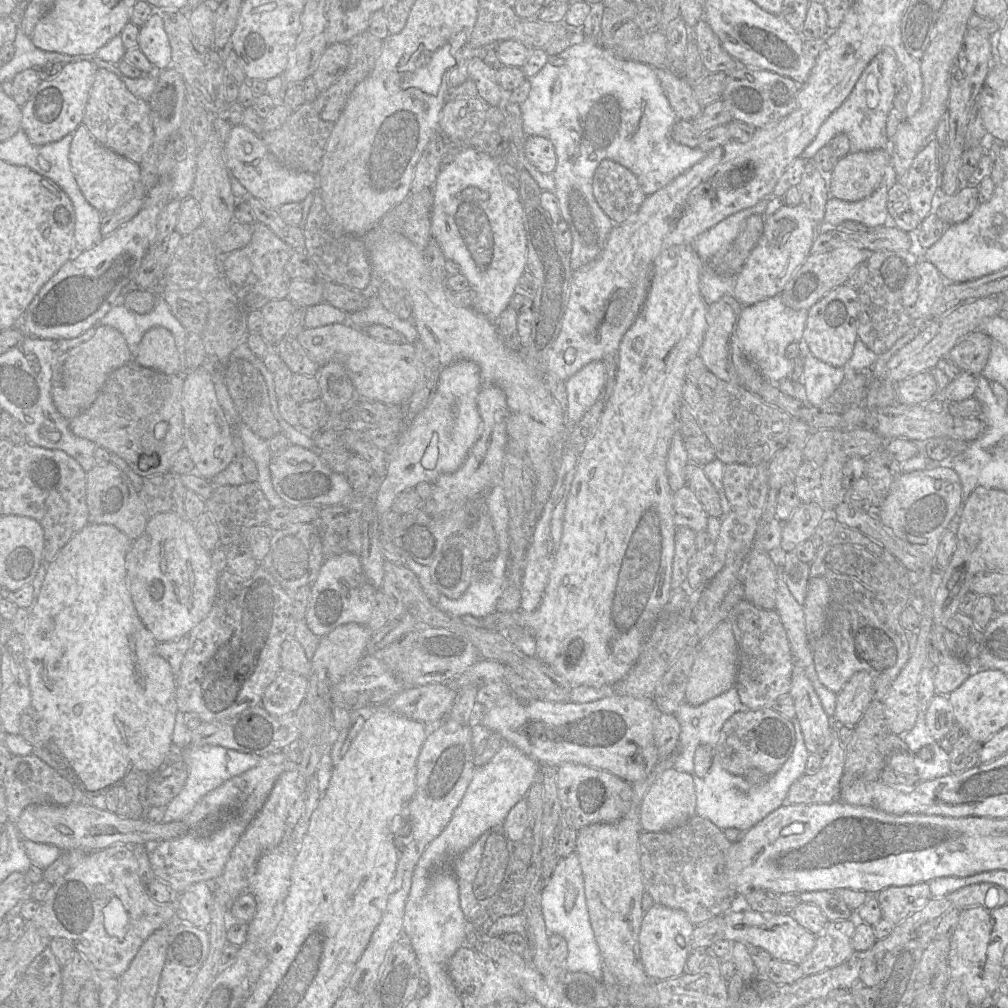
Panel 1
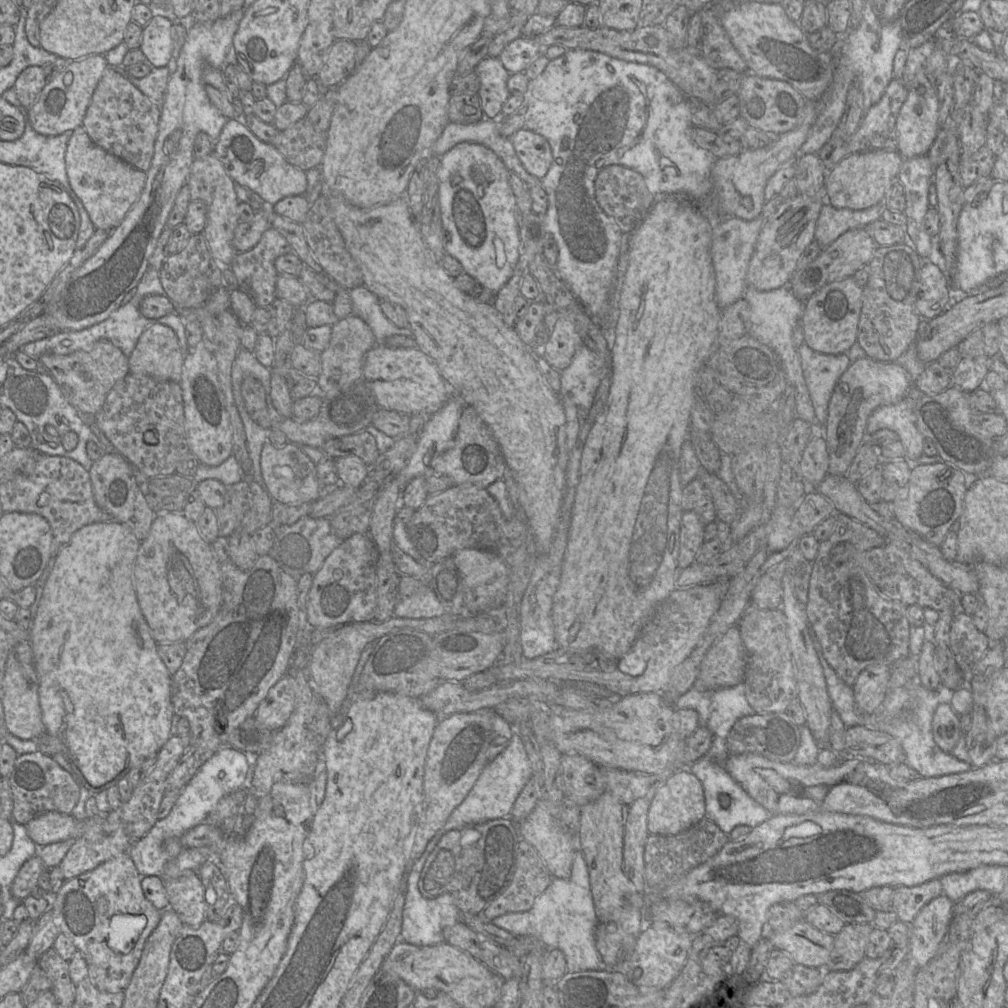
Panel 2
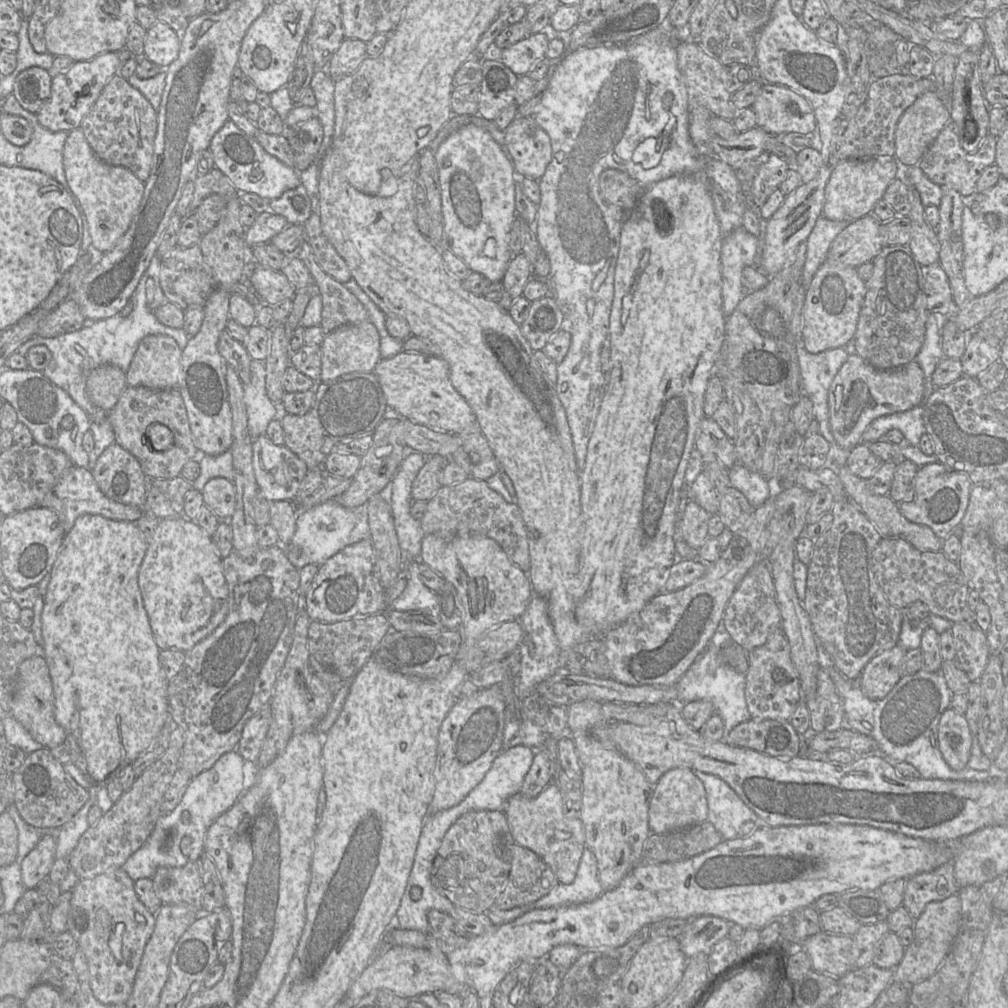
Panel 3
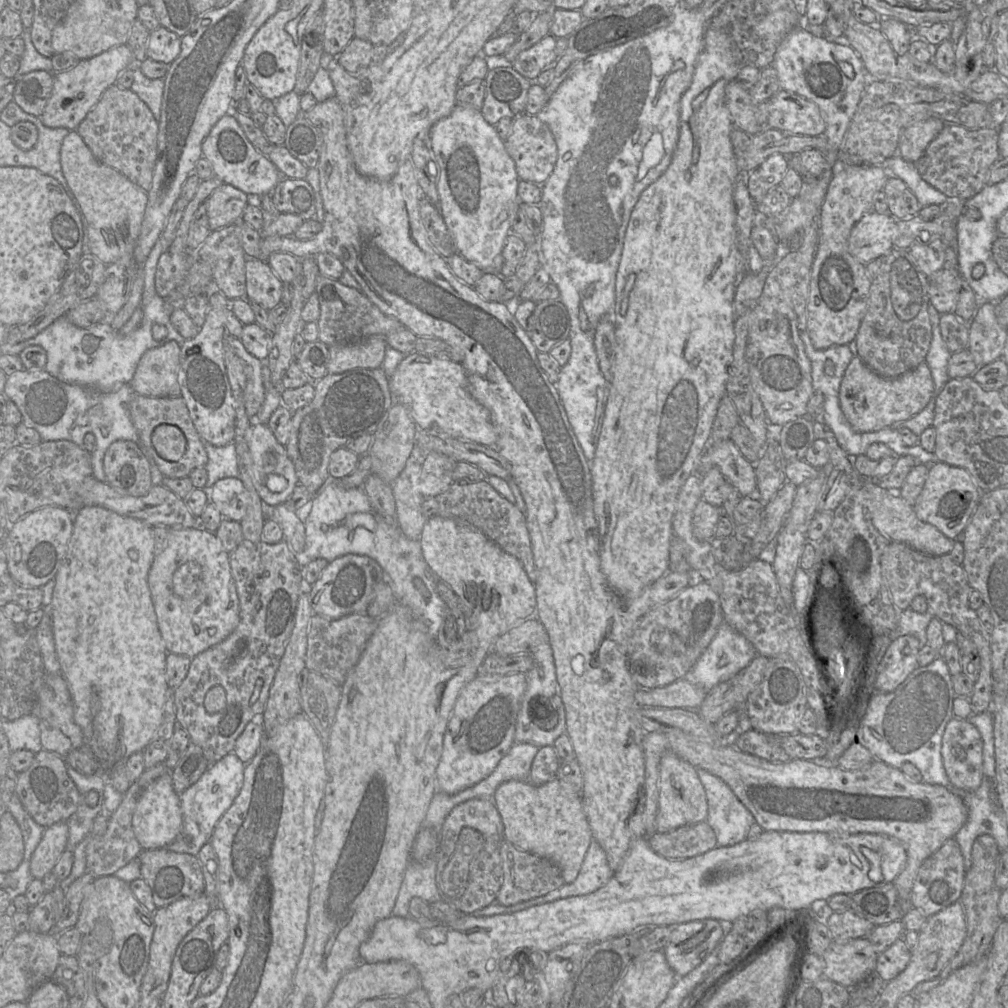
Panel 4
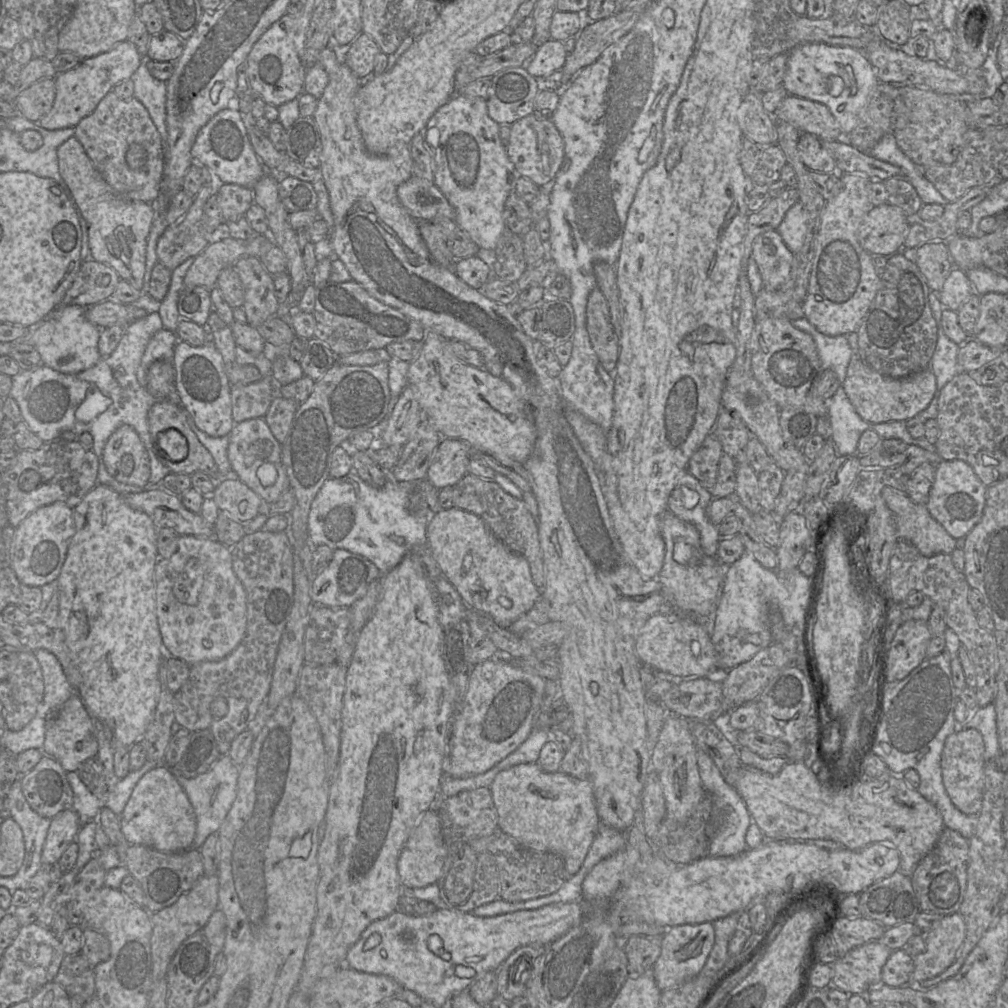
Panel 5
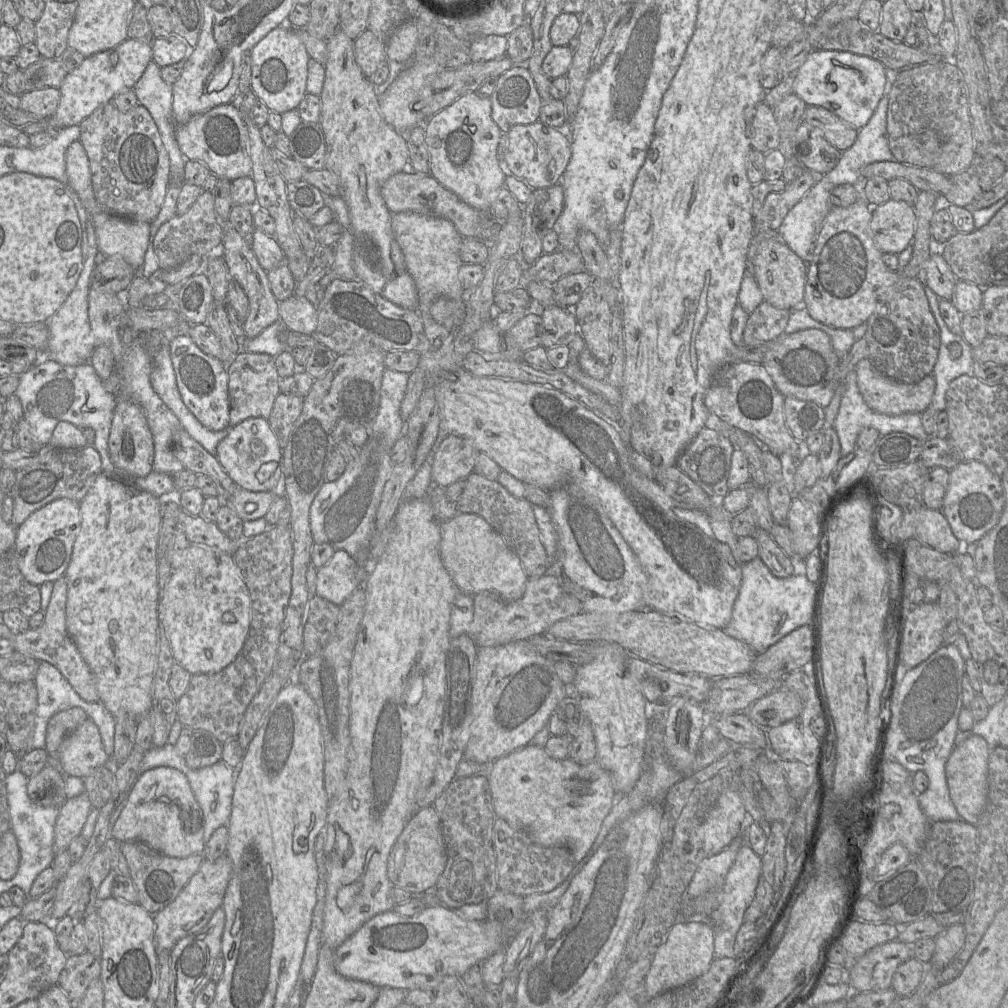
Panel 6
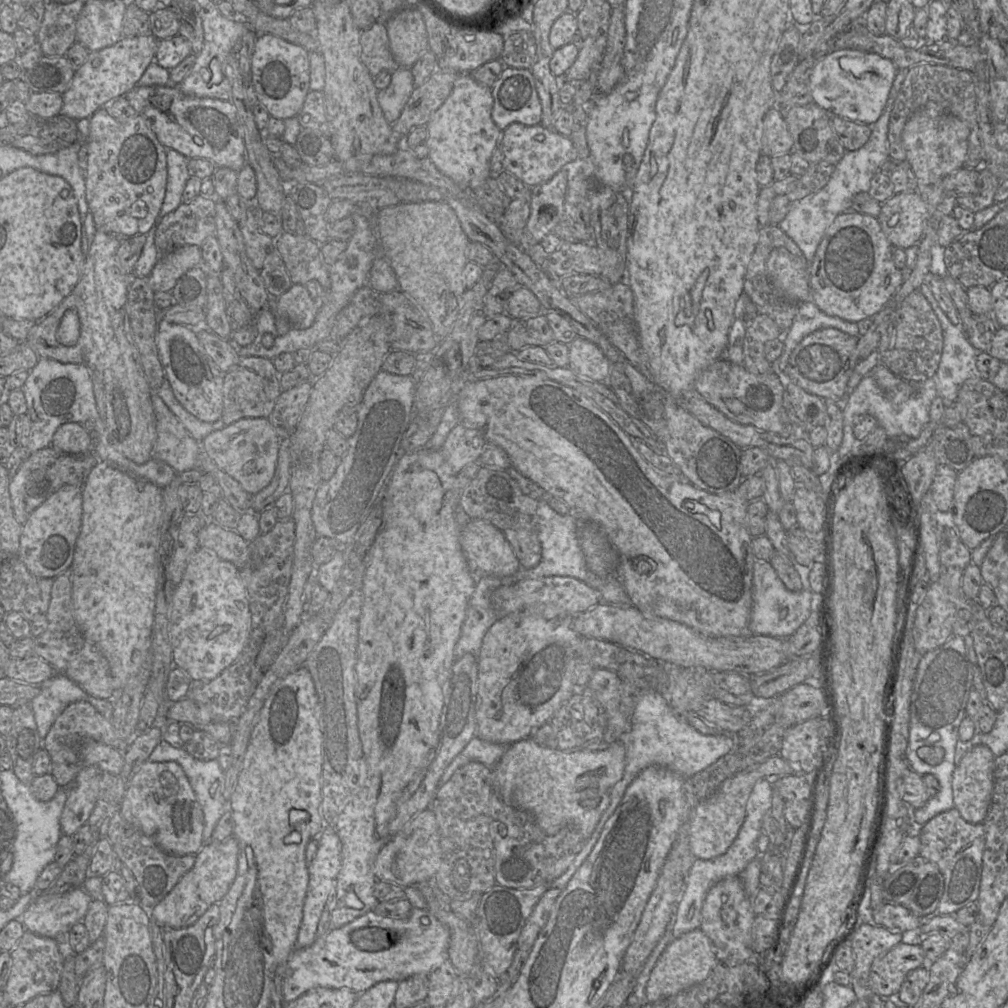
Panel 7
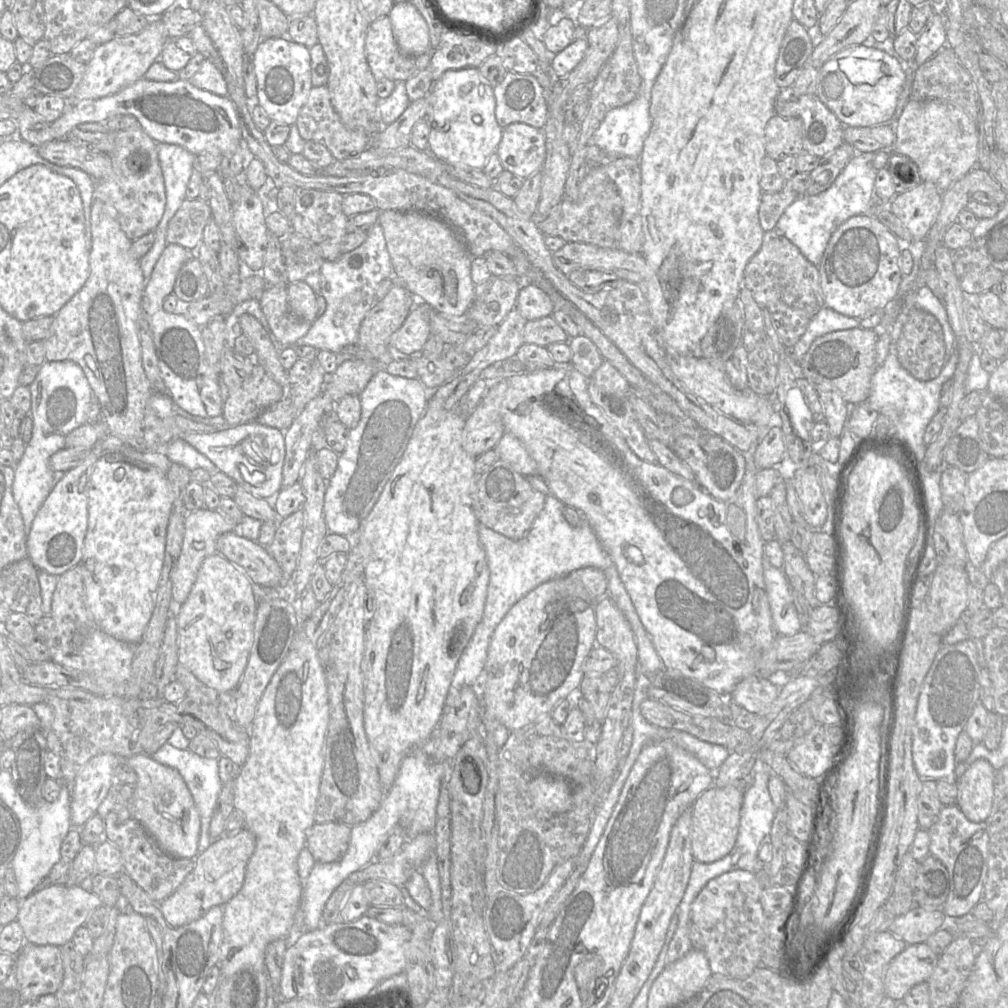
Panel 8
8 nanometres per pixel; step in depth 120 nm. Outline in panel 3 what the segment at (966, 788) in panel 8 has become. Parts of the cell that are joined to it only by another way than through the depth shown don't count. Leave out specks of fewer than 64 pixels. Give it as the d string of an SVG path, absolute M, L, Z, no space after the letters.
M951 707L946 709L939 721L937 738L946 763L956 771L965 769L971 755L972 736L964 715Z

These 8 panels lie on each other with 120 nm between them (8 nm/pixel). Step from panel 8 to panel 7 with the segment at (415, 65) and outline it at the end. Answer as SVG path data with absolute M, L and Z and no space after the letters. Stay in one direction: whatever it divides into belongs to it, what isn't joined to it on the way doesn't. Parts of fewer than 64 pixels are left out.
M377 21L362 31L361 60L373 77L382 71L394 72L399 68L389 46L386 22Z

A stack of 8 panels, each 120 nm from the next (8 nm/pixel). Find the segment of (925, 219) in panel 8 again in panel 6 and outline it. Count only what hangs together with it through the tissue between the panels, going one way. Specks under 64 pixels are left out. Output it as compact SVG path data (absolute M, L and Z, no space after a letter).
M890 198L872 208L871 236L883 253L901 253L913 241L915 228L914 205Z

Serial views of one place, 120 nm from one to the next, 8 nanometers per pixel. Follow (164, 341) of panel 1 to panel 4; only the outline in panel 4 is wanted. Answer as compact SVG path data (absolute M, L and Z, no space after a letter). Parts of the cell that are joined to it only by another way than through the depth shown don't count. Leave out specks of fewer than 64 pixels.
M168 341L147 350L129 383L136 394L148 397L180 396L178 383L180 346Z

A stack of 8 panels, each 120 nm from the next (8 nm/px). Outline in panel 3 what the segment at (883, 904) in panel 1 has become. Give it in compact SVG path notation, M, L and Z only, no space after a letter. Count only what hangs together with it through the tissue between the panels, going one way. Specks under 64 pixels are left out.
M951 860L930 872L922 872L906 879L902 905L916 920L929 902L945 900L958 894L958 891L954 862Z

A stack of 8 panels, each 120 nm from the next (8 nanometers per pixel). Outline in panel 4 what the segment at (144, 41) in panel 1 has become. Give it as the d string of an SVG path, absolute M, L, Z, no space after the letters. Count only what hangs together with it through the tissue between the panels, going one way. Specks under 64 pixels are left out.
M159 26L149 34L146 56L157 62L171 64L181 51L181 37Z

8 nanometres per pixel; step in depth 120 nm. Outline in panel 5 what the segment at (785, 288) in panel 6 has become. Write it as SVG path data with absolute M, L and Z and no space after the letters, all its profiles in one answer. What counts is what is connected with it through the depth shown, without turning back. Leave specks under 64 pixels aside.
M777 230L766 231L754 239L752 257L758 266L763 289L778 291L790 280L794 253Z

